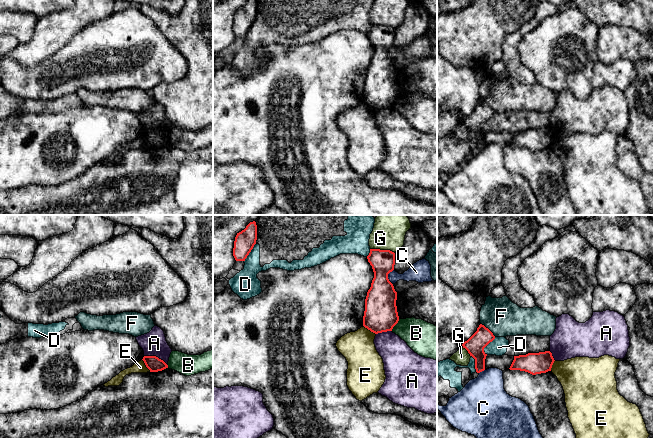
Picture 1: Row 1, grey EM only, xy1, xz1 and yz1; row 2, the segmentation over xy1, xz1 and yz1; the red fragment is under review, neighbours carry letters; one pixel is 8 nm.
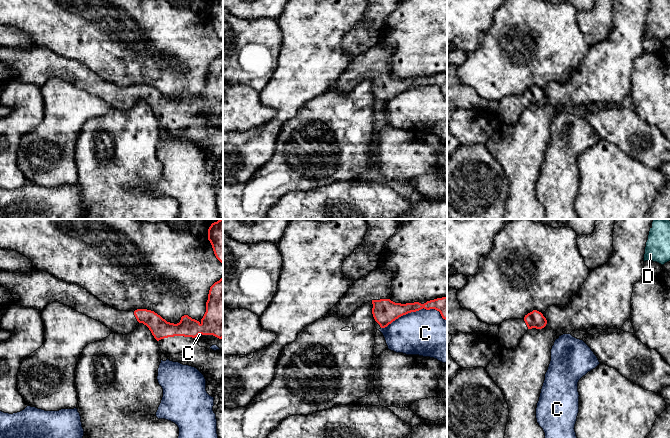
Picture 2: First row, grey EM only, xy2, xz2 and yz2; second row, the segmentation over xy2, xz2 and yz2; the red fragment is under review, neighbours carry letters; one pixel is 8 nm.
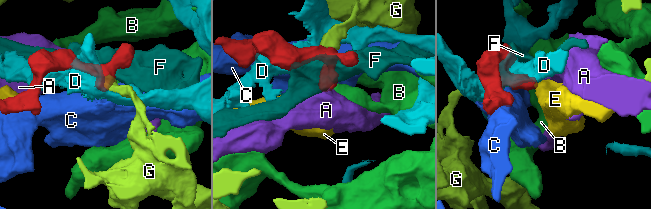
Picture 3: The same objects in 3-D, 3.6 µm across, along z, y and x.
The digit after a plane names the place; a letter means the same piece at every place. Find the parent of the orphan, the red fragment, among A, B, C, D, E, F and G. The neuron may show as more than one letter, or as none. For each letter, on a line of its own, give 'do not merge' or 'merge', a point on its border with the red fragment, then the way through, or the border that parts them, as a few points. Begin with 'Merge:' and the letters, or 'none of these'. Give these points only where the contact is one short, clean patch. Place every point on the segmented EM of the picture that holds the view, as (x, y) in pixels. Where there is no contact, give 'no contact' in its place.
Merge: none of these
A: do not merge; contact xy1 (155, 356); border xy1 (144, 355), (155, 355), (167, 365)
B: do not merge; contact xz1 (395, 324); border xz1 (399, 319), (391, 330)
C: do not merge; contact xz2 (414, 311)
D: do not merge; contact yz1 (486, 345)
E: do not merge; contact xz1 (369, 329); border xz1 (363, 325), (375, 334)
F: do not merge; contact yz1 (488, 329)
G: do not merge; contact xz1 (382, 250); border xz1 (370, 248), (389, 249), (394, 253)

